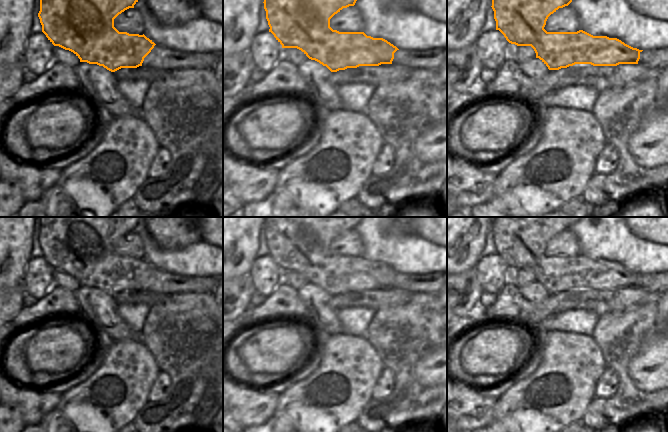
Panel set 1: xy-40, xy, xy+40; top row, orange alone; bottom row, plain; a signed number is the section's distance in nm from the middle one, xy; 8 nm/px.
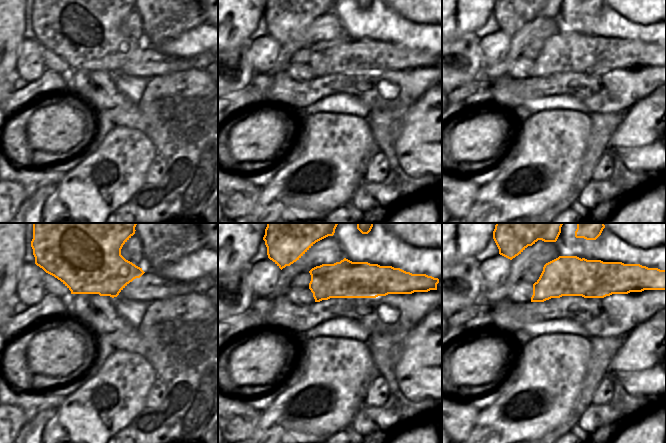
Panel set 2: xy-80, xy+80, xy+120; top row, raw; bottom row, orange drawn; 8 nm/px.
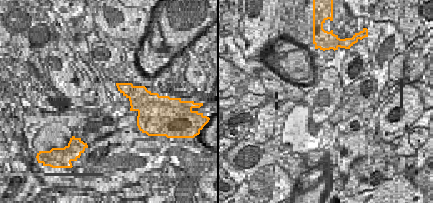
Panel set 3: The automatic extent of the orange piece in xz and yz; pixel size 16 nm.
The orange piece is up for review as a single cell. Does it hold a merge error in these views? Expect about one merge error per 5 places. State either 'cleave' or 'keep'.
cleave

